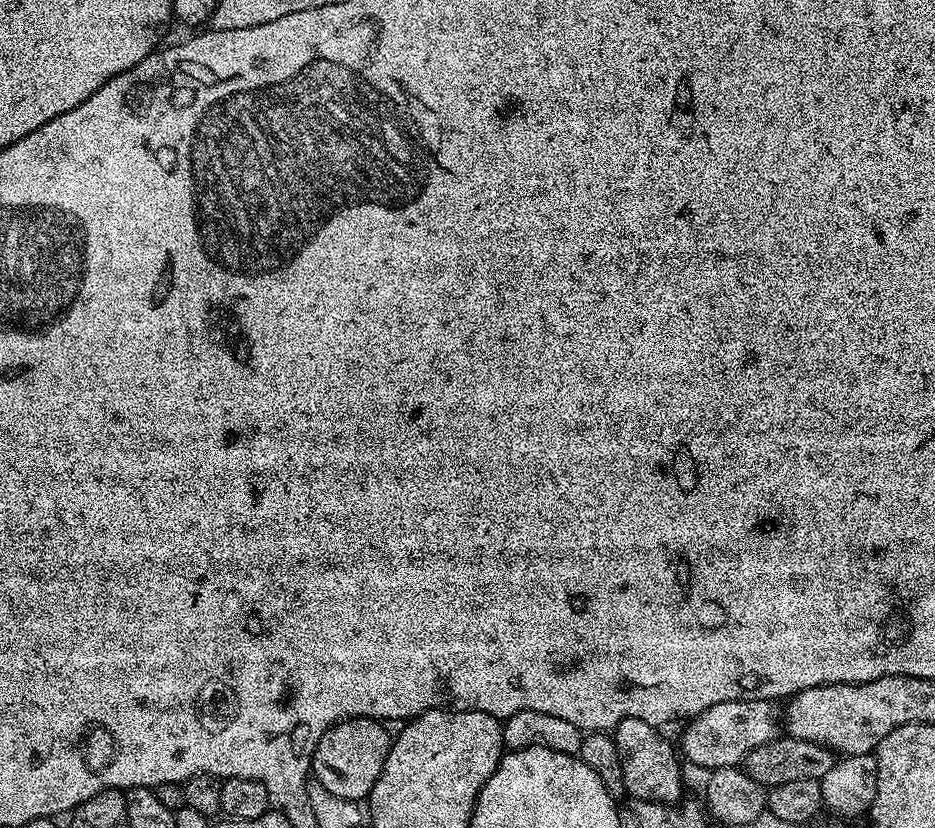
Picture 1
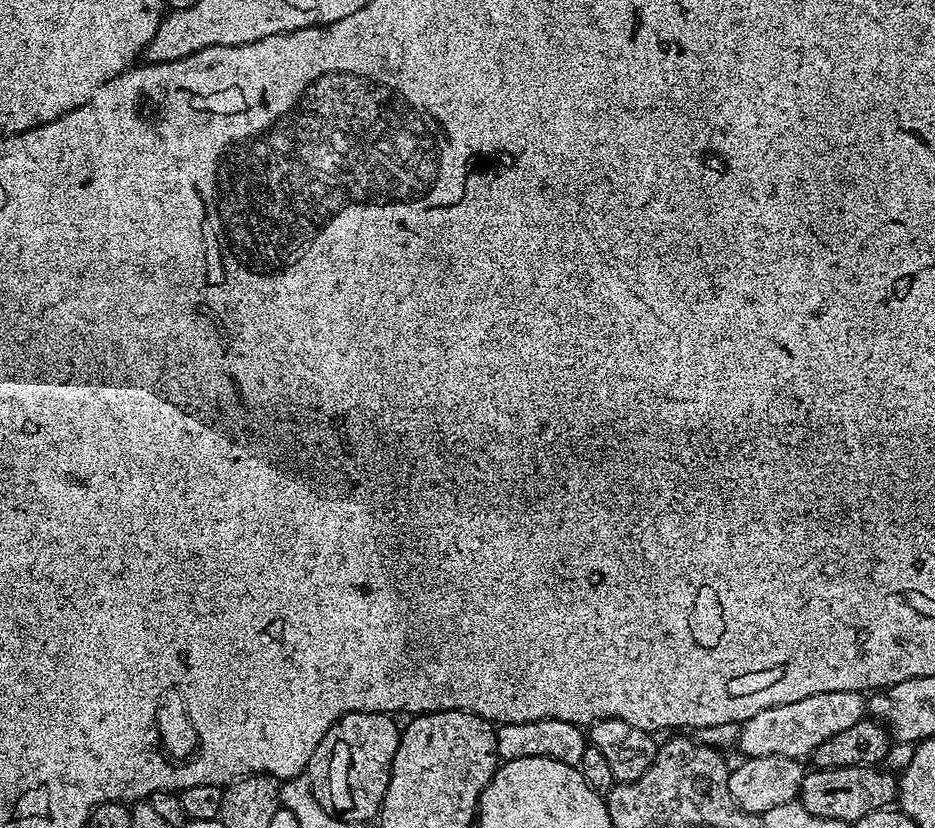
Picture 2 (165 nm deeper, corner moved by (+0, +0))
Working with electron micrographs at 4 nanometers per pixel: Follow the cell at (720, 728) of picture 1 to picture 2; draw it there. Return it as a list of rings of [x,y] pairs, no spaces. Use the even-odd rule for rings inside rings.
[[[831,692],[830,694],[814,694],[810,698],[802,698],[802,702],[790,702],[782,706],[770,706],[766,710],[758,710],[754,718],[739,725],[740,748],[745,757],[766,758],[767,756],[789,756],[795,760],[811,757],[826,738],[834,738],[834,734],[842,734],[842,730],[850,730],[854,722],[865,719],[866,700],[858,692]]]

